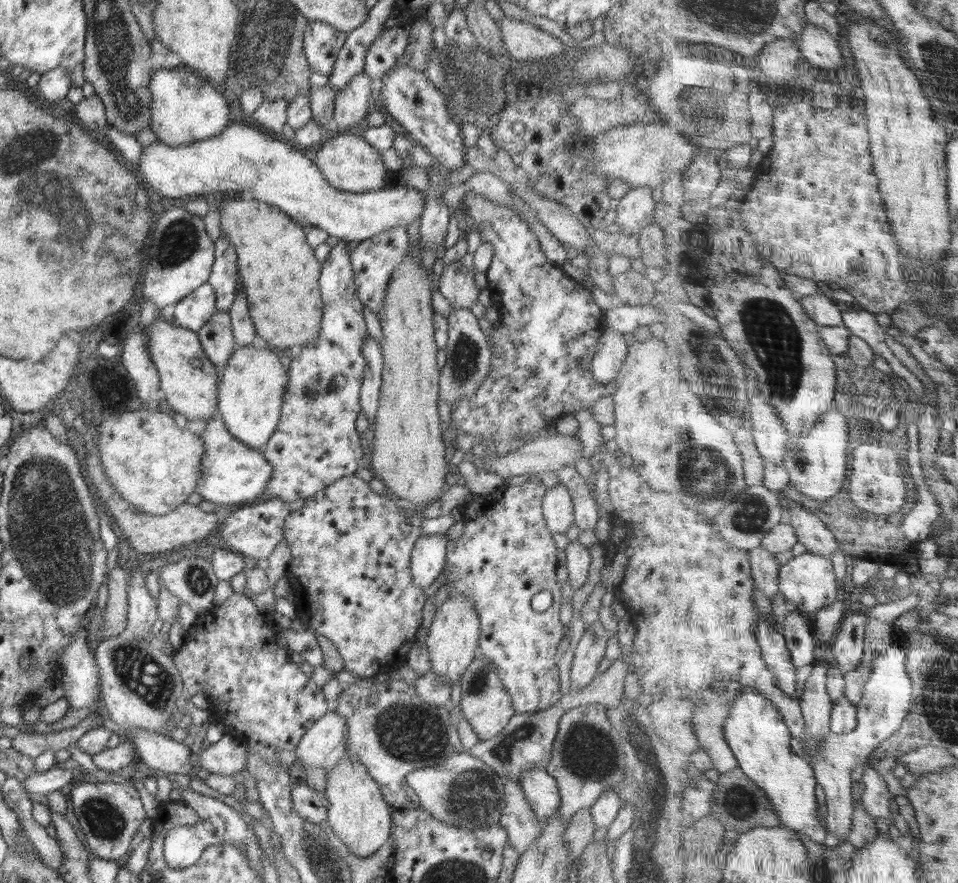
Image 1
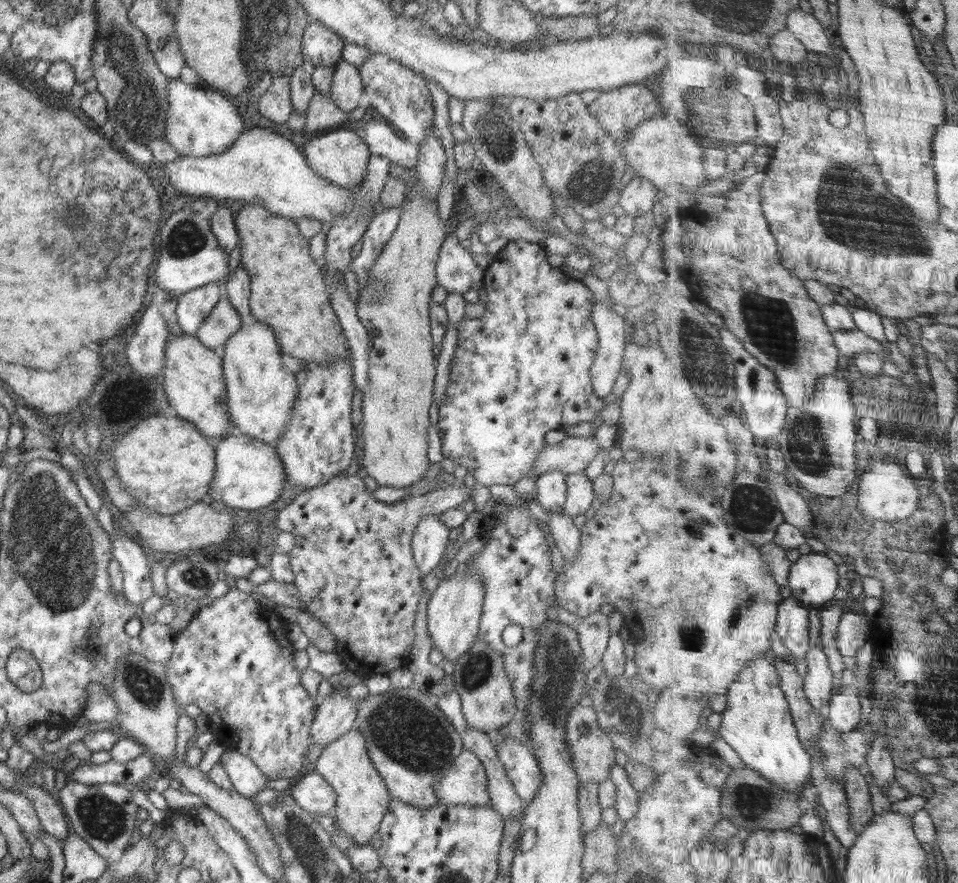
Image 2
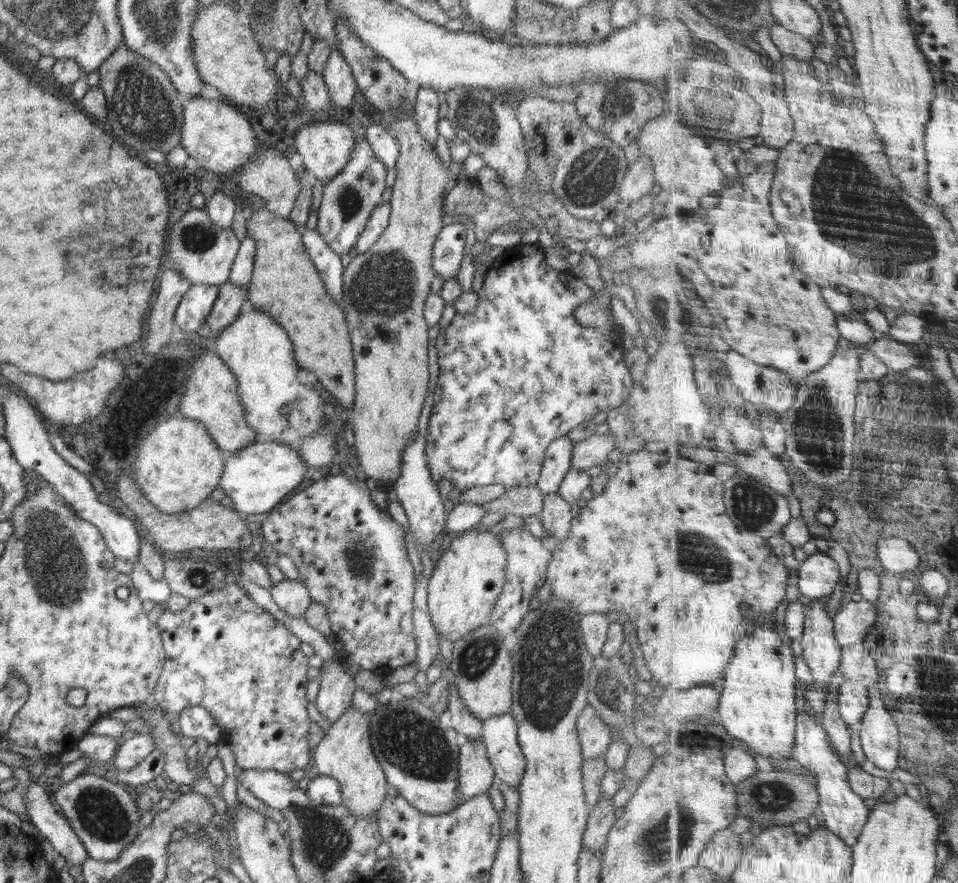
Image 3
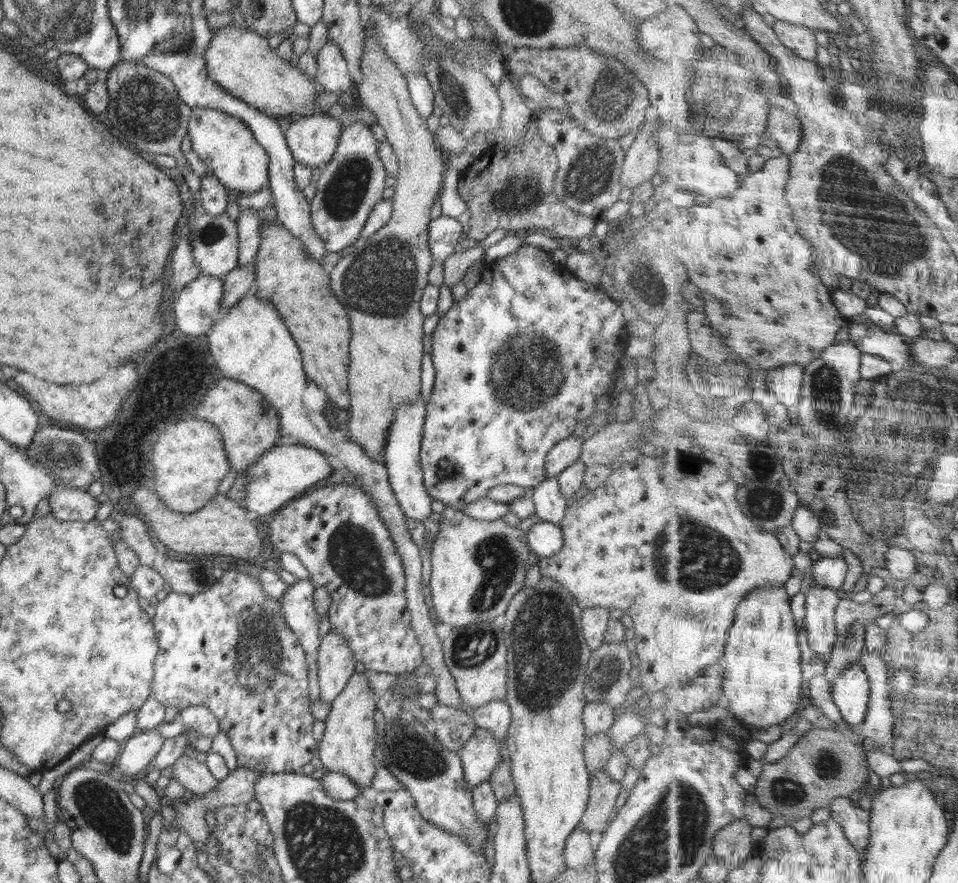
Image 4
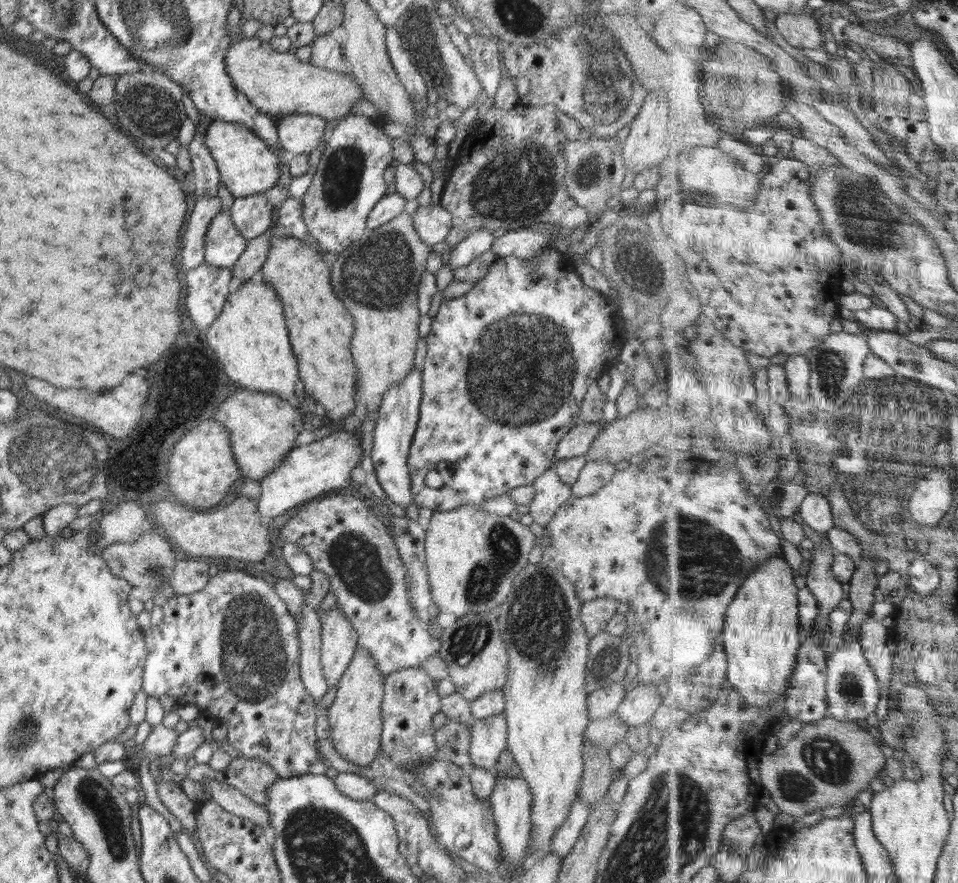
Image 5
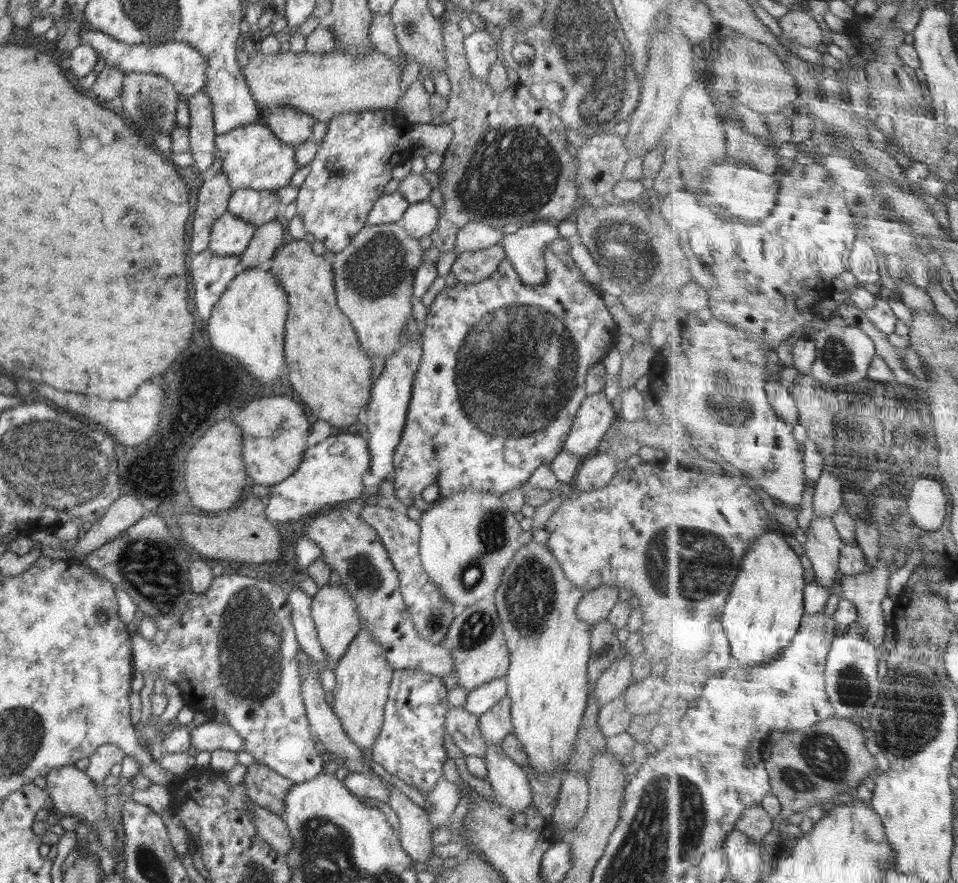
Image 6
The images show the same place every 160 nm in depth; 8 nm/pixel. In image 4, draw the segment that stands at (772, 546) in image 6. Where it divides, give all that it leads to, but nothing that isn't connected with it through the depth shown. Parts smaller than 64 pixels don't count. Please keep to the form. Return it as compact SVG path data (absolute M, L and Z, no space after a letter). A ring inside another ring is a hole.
M785 586L760 587L752 591L741 602L737 610L737 619L729 632L729 644L724 660L726 678L724 686L729 700L731 716L742 722L749 730L766 730L783 724L799 712L804 686L804 668L802 668L802 648L798 638L797 617L794 616L793 599Z

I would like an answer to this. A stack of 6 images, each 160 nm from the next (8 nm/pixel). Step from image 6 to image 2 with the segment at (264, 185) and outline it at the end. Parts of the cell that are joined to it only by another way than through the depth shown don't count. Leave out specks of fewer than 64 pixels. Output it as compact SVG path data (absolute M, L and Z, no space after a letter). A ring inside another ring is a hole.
M180 78L168 83L168 110L164 140L181 156L210 156L228 150L246 128L238 108L218 90L205 85L190 85Z

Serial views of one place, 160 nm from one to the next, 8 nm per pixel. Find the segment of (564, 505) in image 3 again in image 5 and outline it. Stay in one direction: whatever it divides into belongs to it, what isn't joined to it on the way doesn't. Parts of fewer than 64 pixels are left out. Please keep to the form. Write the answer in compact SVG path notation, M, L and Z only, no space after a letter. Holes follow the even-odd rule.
M552 468L538 476L531 485L535 488L535 495L533 501L527 505L528 512L536 523L544 527L560 505L573 495L571 487L564 484Z

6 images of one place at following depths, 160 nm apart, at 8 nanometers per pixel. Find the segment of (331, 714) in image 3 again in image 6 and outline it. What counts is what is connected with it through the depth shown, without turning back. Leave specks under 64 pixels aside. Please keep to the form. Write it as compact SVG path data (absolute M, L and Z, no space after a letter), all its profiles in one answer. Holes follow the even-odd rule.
M338 582L338 585L326 584L320 587L319 591L313 596L311 615L315 622L320 646L324 649L327 658L328 667L334 670L337 667L337 662L346 652L347 646L361 629L355 602L345 591L345 588L340 585L340 582Z

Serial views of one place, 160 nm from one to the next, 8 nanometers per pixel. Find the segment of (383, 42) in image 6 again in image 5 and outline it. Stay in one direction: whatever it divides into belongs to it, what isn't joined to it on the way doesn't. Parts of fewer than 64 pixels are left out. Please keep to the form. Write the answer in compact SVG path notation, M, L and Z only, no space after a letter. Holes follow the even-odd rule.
M395 27L387 28L385 39L386 51L388 51L388 57L390 57L397 77L404 85L412 102L422 102L424 98L427 98L428 88L420 71L415 64L412 64L408 52L402 48L401 36L397 33Z

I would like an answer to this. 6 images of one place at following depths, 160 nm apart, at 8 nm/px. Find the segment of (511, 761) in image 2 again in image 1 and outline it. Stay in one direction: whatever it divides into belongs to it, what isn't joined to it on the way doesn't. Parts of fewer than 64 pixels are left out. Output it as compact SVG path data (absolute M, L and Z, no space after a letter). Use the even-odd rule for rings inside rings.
M544 769L526 770L520 776L520 787L532 812L546 822L552 815L559 814L561 797L557 782Z

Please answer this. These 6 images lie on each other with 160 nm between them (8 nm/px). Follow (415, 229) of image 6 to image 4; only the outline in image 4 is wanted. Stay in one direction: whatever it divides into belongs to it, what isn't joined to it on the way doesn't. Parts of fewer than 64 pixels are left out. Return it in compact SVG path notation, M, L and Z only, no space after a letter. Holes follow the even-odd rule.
M444 215L428 223L428 247L433 260L444 264L456 250L458 239L462 235L462 225L458 219Z

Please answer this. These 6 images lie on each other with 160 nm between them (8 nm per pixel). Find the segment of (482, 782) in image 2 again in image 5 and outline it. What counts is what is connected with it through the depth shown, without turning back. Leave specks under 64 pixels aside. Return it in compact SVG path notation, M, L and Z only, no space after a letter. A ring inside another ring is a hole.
M505 713L489 716L488 719L484 720L475 720L471 726L471 742L469 745L471 766L476 766L476 768L484 768L484 770L493 772L500 756L502 755L502 752L506 750L507 724Z

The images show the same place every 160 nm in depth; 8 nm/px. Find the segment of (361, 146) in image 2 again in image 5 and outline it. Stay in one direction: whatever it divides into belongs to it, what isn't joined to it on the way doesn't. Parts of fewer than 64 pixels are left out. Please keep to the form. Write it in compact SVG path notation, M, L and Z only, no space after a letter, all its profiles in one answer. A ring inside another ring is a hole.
M284 115L277 125L280 146L288 156L308 155L319 145L328 120L314 115Z

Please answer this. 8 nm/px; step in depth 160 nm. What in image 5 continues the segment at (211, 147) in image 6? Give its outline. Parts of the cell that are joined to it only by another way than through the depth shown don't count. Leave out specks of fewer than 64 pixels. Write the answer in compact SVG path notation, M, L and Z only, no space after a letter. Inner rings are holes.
M202 113L199 114L199 123L197 131L190 144L187 144L189 157L191 160L192 171L194 172L194 186L197 197L210 195L217 196L218 183L221 176L207 146L204 144L203 137L206 136L207 128L210 126L211 120L205 117Z

